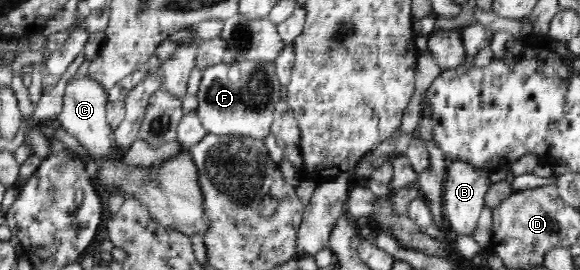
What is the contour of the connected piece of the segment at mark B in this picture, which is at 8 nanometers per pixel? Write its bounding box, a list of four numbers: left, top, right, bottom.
[443,163,491,235]

